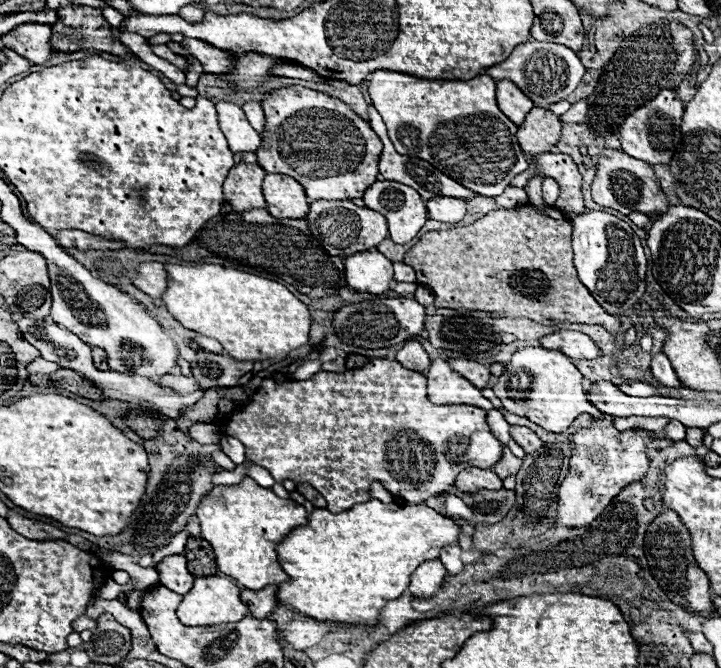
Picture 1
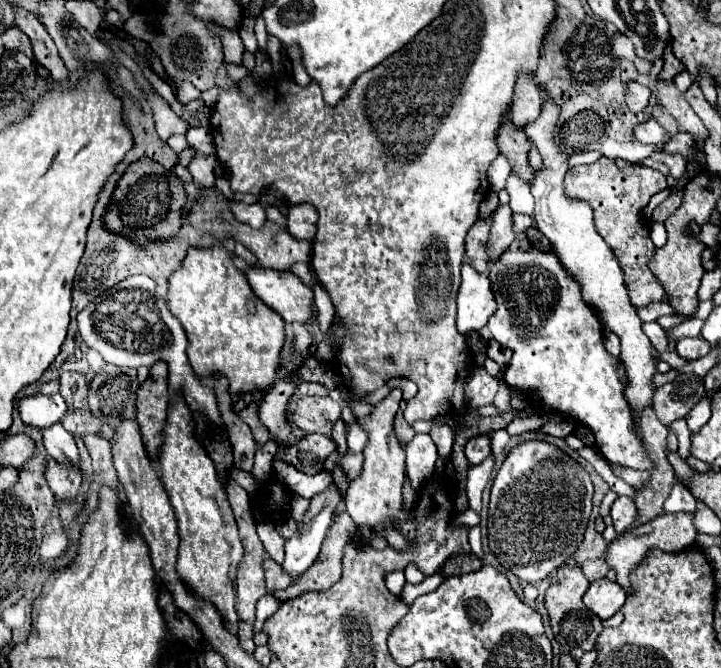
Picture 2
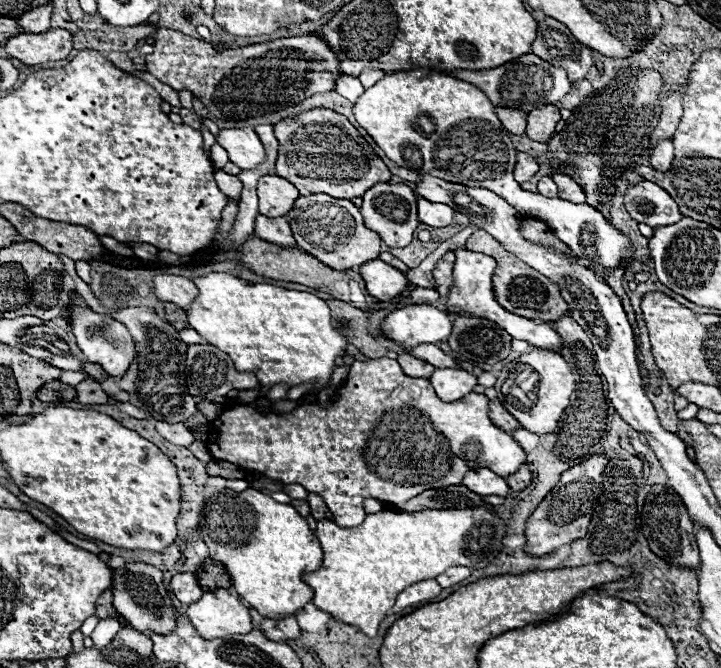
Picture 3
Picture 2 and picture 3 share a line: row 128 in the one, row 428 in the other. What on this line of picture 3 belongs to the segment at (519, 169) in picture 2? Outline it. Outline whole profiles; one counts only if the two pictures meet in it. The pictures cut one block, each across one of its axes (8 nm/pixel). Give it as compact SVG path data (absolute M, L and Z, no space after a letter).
M490 400L490 420L506 432L514 432L516 428L520 428L518 420L514 420L514 416L510 416L498 400Z

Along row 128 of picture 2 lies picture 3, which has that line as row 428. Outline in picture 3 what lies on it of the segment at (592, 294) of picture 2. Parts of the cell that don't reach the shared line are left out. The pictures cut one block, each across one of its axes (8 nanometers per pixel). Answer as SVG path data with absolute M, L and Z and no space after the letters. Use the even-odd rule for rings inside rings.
M532 350L508 362L498 374L498 382L494 388L498 392L498 400L502 402L502 406L522 424L522 428L536 434L548 434L554 432L562 412L566 410L568 400L576 390L576 382L570 364L558 352ZM504 386L508 386L508 392L504 392ZM518 388L522 389L524 398L518 398Z

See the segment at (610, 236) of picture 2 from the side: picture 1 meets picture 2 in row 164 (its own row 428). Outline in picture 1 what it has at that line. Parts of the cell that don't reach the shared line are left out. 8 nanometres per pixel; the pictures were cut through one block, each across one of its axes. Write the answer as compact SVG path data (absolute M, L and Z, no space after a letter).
M602 414L602 418L594 418L594 424L590 428L582 428L578 432L574 432L570 436L572 444L574 444L574 456L570 456L570 470L568 476L564 478L564 482L560 484L558 490L558 518L556 524L562 526L570 526L570 528L578 528L578 526L586 526L592 520L596 520L602 510L610 504L610 500L614 496L618 496L618 492L622 492L624 486L632 484L632 482L640 482L646 476L648 470L648 442L654 440L652 432L642 430L642 428L632 428L632 430L616 430L614 428L614 418Z

